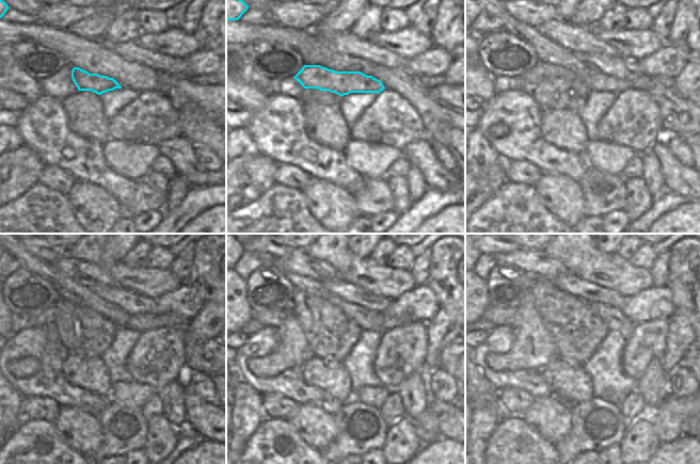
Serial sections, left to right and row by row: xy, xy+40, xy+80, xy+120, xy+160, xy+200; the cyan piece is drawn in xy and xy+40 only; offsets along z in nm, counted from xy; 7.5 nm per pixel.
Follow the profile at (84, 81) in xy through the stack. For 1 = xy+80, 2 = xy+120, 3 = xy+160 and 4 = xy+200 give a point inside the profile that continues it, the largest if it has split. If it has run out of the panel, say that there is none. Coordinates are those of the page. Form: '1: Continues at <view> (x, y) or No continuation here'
1: Continues at xy+80 (597, 81)
2: Continues at xy+120 (142, 323)
3: Continues at xy+160 (266, 319)
4: Continues at xy+200 (496, 316).

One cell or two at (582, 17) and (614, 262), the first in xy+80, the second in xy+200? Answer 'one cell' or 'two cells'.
two cells

